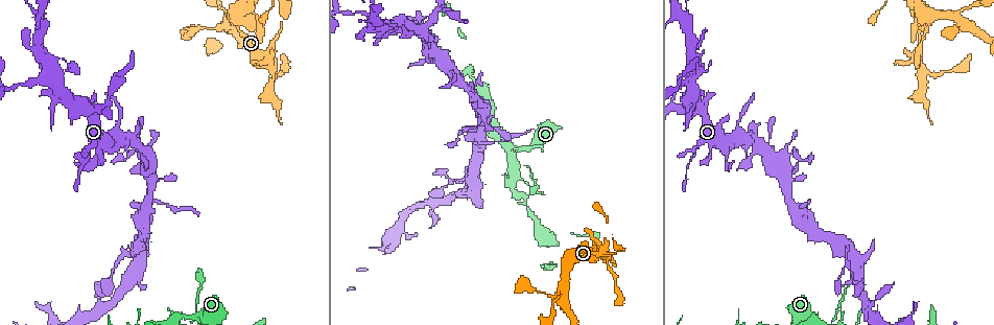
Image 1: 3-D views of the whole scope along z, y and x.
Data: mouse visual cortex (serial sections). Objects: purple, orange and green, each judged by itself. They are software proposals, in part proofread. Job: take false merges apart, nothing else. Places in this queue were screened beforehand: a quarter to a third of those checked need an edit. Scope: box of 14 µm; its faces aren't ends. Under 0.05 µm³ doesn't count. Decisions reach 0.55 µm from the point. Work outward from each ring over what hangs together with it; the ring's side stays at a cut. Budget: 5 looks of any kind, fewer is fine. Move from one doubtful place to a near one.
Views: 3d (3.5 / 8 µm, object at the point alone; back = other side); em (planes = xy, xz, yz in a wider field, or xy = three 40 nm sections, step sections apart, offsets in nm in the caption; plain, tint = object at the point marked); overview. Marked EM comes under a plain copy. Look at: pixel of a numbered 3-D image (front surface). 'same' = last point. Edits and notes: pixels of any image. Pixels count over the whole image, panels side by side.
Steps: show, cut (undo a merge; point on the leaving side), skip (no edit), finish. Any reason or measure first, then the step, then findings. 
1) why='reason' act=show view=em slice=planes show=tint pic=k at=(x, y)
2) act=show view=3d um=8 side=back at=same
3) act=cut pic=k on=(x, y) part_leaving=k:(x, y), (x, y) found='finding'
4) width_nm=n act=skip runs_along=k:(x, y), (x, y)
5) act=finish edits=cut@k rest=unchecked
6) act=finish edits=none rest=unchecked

why='sharp bend' act=show view=3d um=3.5 side=back pic=1 at=(690, 80)

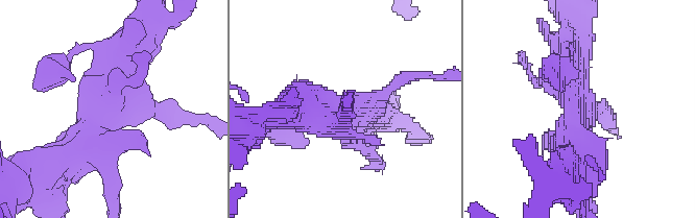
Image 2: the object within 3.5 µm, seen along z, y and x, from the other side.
act=show view=em slice=xy step=3 show=tint pic=2 at=(124, 107)

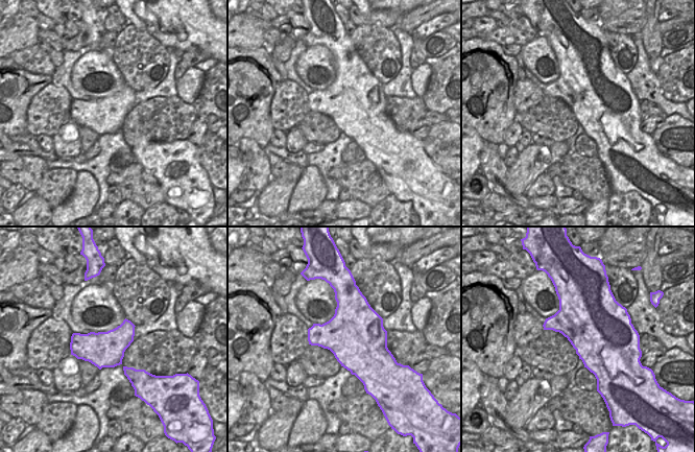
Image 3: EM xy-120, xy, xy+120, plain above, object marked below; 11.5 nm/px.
width_nm=650 act=skip runs_along=2:(76, 150), (147, 28) found='one cell here'

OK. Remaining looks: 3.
why='thin arm on a thick one' act=show view=3d um=3.5 pic=1 at=(479, 130)

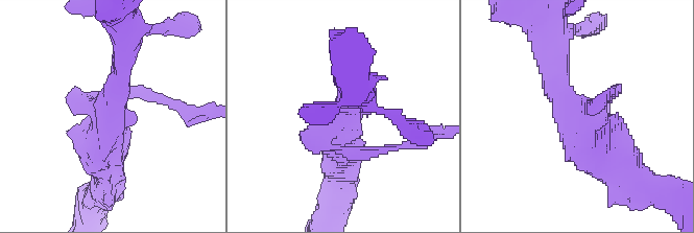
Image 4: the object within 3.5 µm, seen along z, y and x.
why='need the tissue' act=show view=em slice=planes show=tint pic=4 at=(343, 116)

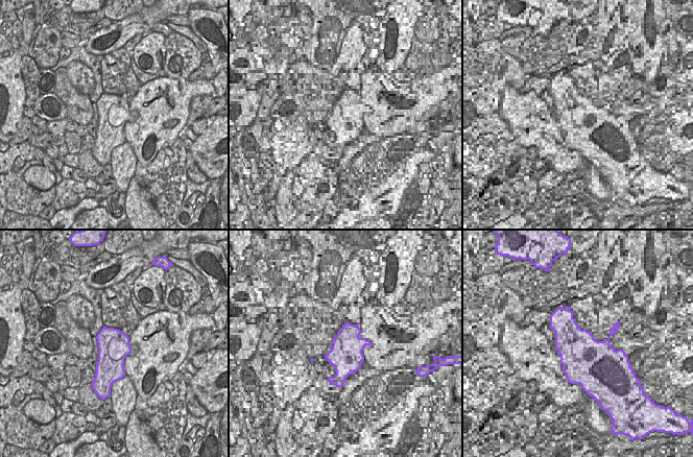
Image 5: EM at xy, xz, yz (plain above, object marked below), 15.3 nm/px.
act=skip found='one cell here'

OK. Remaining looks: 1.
act=finish edits=none rest=unchecked

